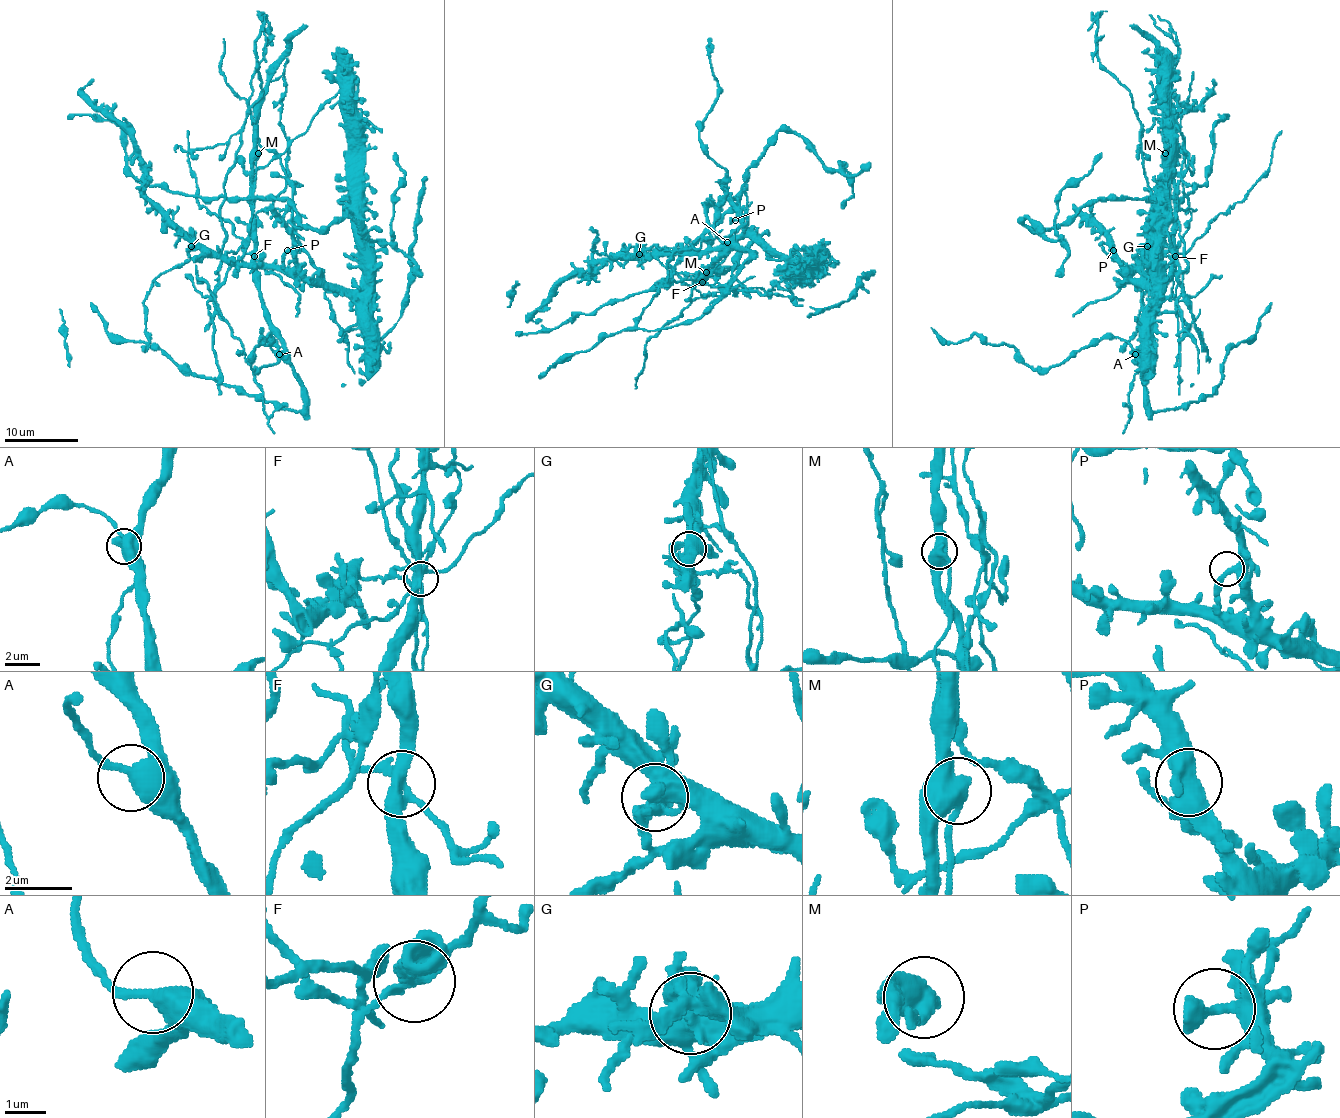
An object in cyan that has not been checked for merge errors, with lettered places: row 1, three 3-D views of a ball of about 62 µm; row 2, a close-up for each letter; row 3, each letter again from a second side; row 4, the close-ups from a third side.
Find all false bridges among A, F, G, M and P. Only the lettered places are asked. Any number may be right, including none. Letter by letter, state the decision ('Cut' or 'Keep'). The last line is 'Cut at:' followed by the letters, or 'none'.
A: Keep
F: Cut
G: Cut
M: Cut
P: Keep
Cut at: F, G, M

